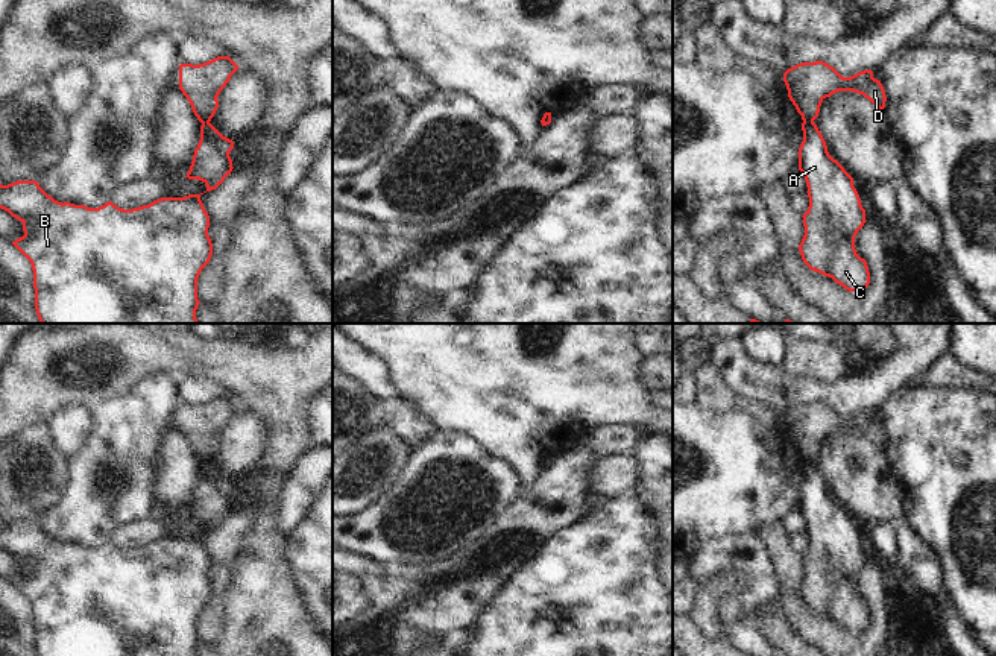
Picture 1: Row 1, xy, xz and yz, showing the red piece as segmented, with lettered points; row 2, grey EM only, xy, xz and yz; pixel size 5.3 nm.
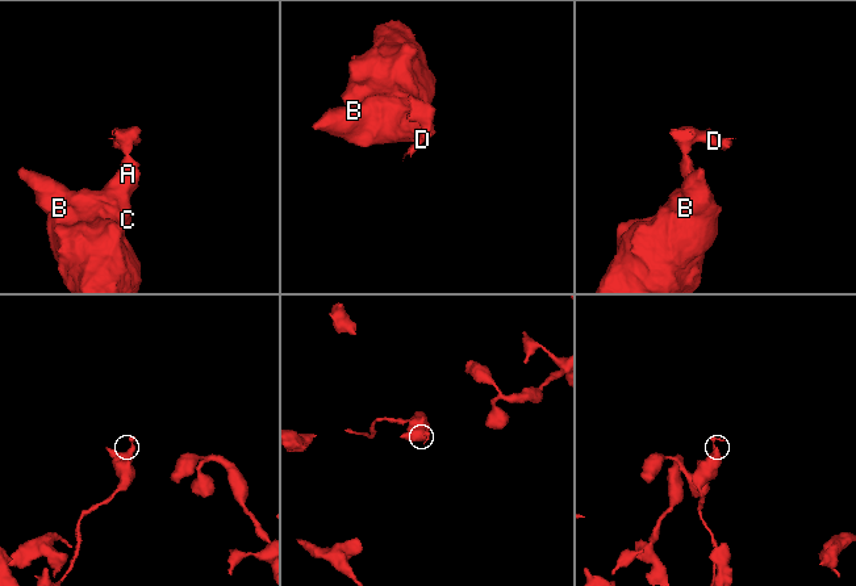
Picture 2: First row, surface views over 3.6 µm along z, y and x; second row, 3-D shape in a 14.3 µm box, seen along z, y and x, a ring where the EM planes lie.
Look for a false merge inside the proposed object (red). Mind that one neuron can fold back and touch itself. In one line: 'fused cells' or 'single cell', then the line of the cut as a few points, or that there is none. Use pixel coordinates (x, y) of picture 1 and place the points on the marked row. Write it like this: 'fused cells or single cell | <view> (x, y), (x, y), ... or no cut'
fused cells | yz (803, 120), (813, 123)

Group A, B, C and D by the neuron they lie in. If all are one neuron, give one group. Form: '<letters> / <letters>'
A B C / D

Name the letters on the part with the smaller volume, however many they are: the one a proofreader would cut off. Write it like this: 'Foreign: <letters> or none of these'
Foreign: D

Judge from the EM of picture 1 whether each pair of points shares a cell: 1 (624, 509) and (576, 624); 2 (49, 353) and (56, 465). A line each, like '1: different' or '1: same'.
1: same
2: different

